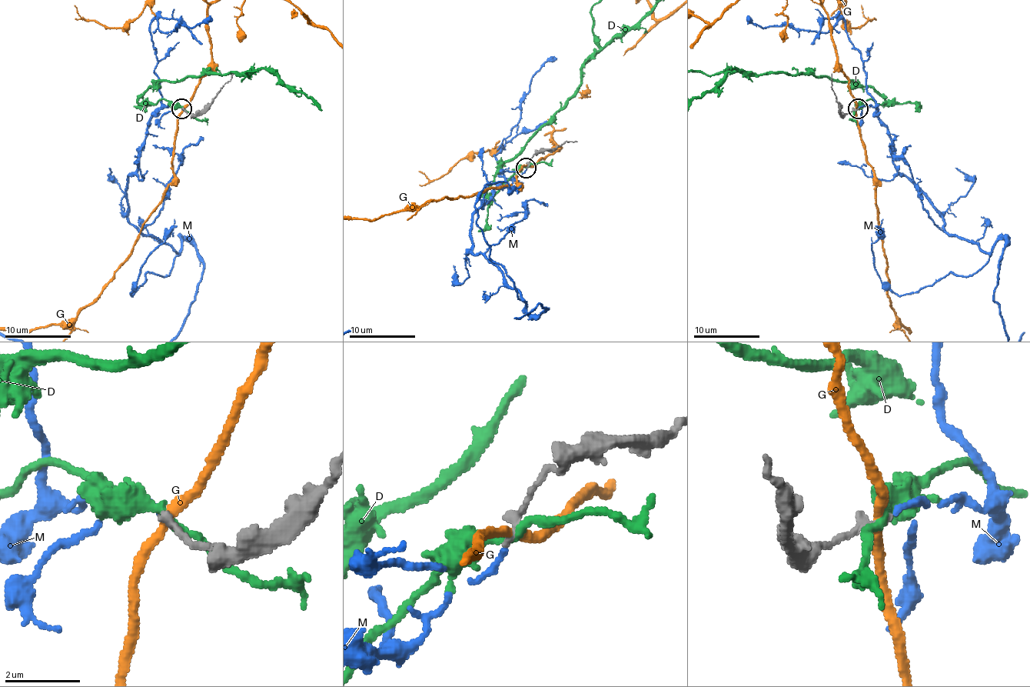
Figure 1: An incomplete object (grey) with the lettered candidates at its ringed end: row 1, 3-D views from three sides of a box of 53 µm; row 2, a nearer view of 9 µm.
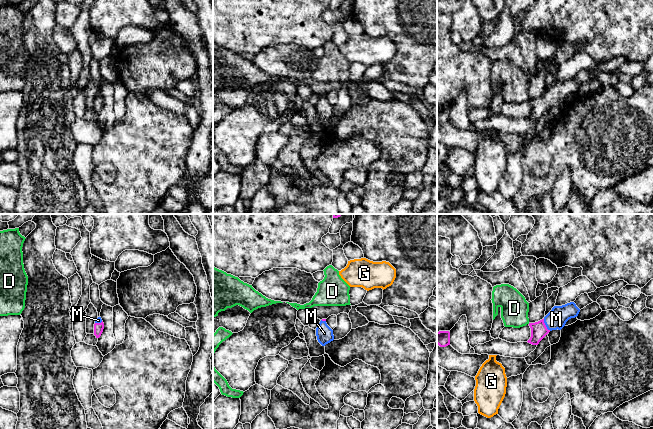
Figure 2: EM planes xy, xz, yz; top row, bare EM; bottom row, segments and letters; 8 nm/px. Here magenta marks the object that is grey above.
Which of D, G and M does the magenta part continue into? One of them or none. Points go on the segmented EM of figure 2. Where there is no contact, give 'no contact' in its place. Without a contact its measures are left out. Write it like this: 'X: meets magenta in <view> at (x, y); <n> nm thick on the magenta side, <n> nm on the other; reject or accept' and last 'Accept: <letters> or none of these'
D: no contact; reject
G: no contact; reject
M: meets magenta in yz at (545, 325); 130 nm thick on the magenta side, 160 nm on the other; accept
Accept: M

